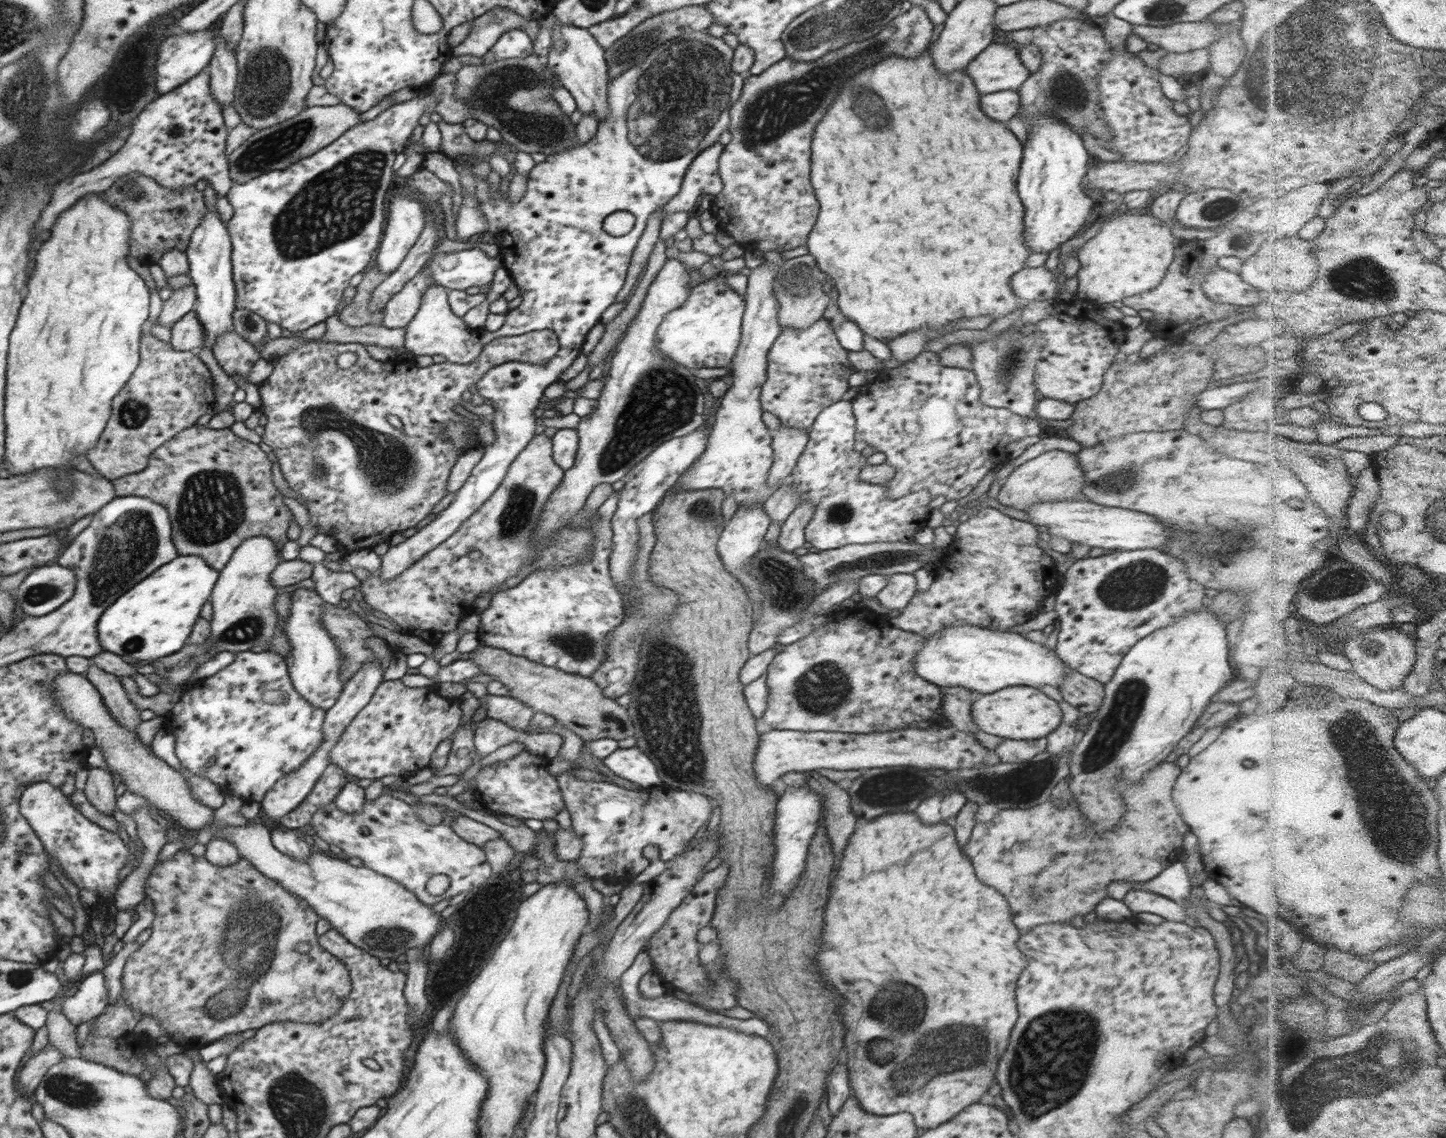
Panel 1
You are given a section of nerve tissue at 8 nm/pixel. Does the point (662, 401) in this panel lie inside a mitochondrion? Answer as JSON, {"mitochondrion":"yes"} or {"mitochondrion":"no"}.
{"mitochondrion":"yes"}

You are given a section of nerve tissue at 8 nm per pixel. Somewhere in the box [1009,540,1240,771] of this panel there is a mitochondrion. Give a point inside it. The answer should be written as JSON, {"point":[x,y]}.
{"point":[1132,586]}

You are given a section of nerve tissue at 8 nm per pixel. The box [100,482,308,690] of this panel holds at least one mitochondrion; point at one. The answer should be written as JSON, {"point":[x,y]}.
{"point":[250,627]}

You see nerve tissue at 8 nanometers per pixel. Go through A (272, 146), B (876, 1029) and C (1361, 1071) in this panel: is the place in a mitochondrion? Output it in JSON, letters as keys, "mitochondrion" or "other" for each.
{"A":"mitochondrion","B":"mitochondrion","C":"mitochondrion"}

